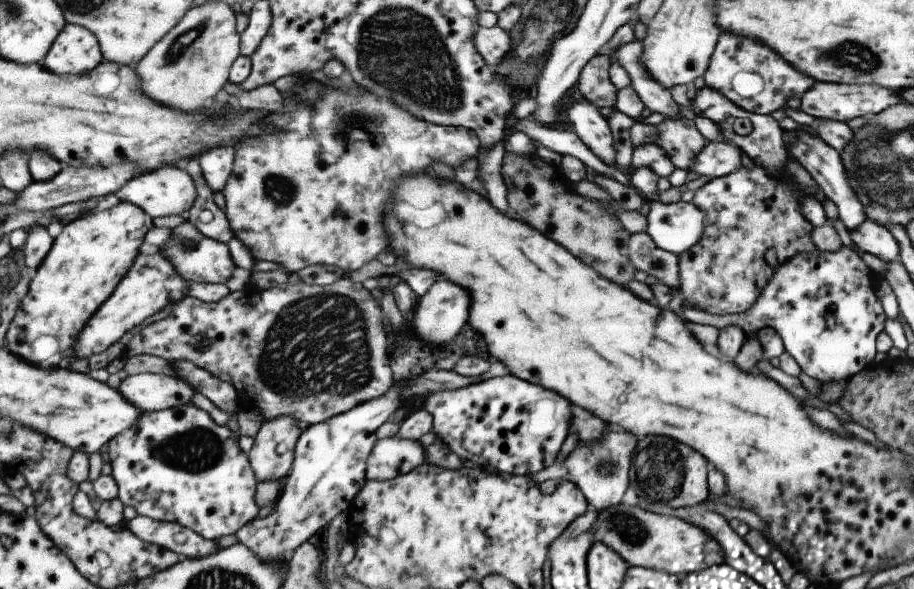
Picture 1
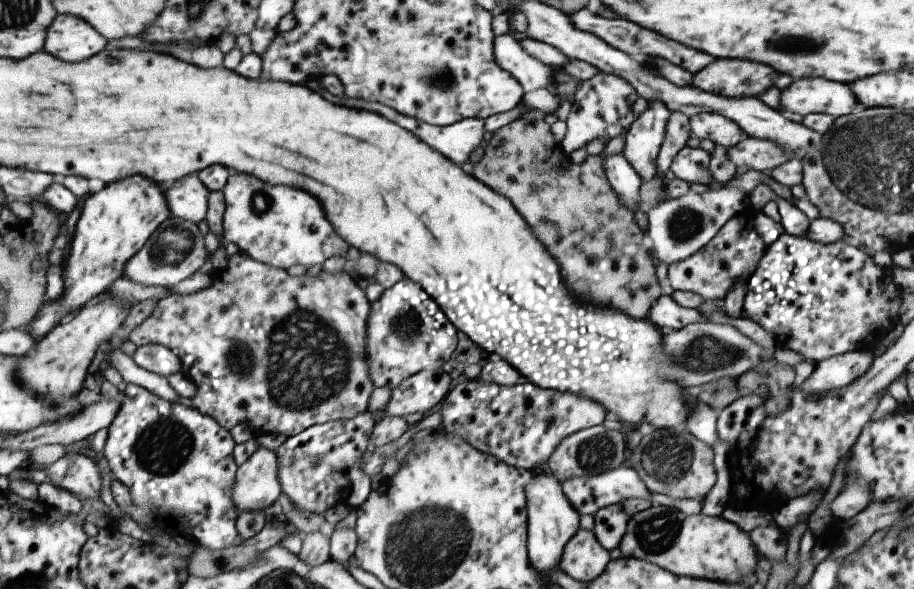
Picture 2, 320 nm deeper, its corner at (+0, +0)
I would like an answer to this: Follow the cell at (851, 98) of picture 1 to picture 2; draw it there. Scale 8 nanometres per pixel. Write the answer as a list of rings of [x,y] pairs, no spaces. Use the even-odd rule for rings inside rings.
[[[823,77],[794,79],[787,88],[780,90],[779,102],[779,112],[788,110],[799,116],[809,113],[825,113],[835,118],[855,110],[854,96],[851,94],[849,85],[828,81]]]

